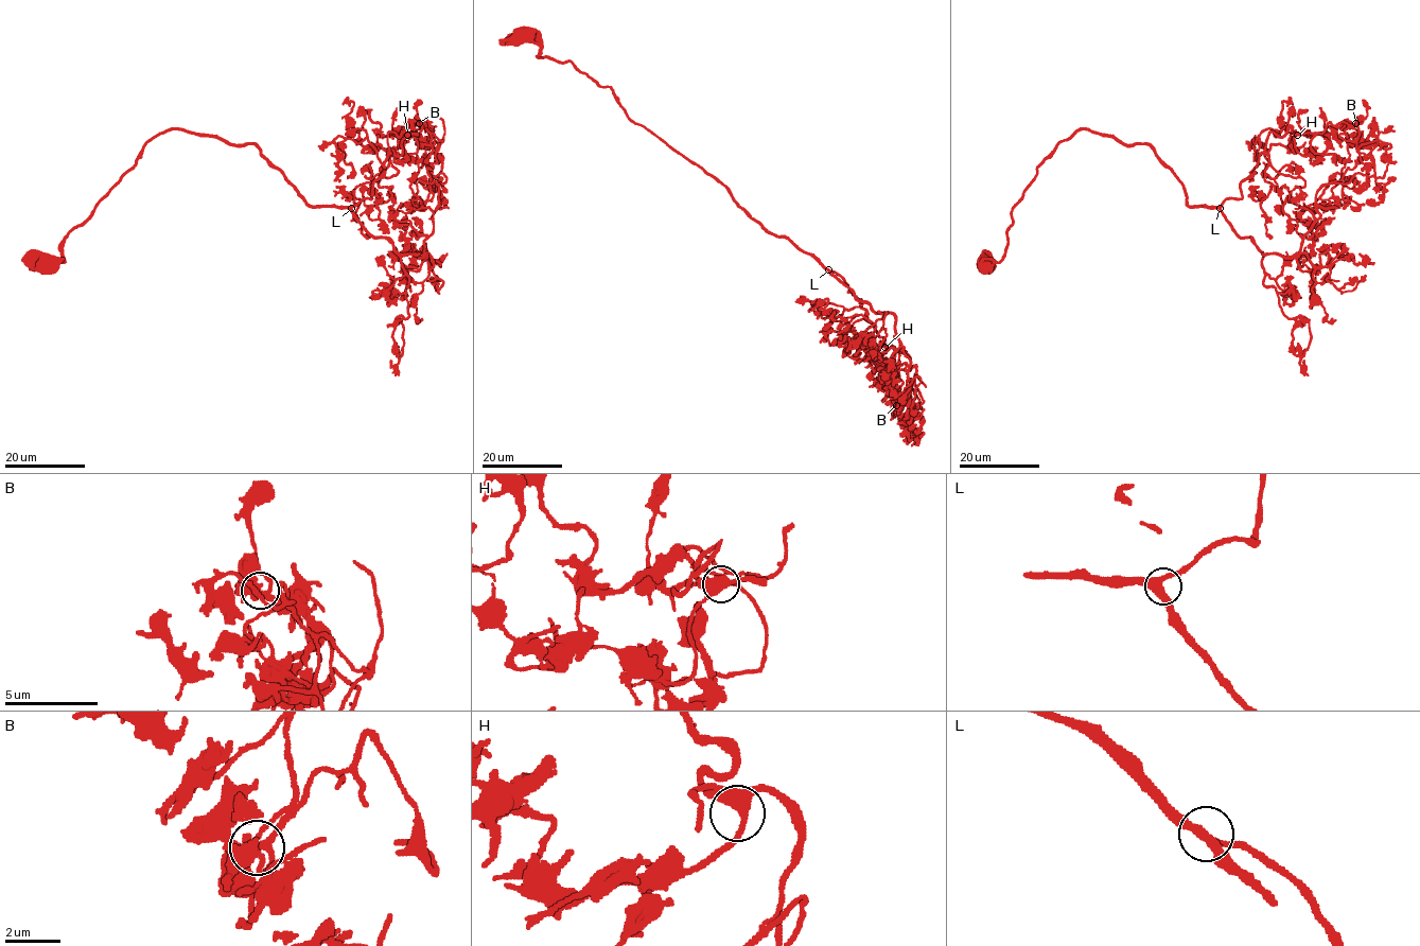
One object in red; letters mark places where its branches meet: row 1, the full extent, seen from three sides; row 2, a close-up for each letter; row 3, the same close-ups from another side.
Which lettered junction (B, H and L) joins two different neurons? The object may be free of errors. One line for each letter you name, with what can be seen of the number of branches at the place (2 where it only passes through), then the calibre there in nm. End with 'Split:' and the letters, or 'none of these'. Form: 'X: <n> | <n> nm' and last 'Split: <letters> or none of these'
Split: none of these

